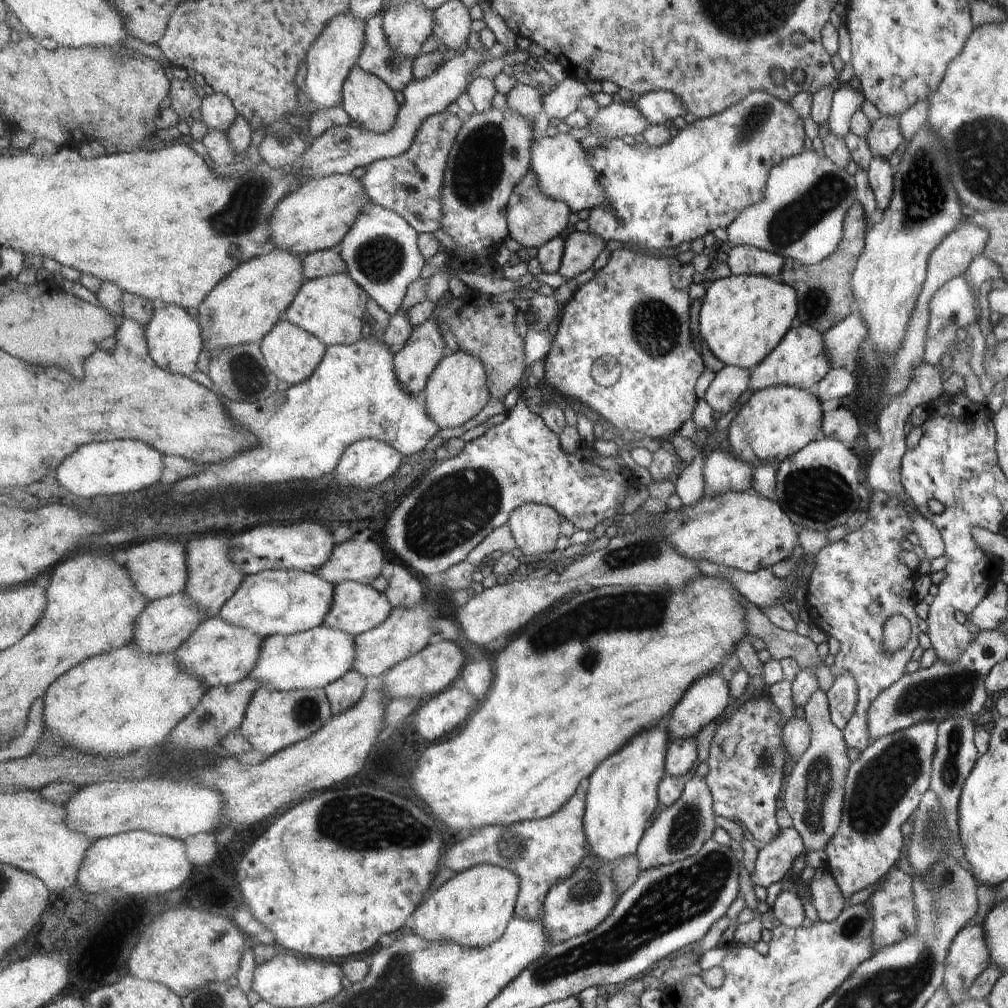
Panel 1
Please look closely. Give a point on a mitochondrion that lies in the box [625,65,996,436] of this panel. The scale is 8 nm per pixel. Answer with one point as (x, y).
(790, 223)

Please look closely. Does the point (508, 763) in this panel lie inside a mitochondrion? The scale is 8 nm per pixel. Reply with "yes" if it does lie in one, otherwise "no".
no

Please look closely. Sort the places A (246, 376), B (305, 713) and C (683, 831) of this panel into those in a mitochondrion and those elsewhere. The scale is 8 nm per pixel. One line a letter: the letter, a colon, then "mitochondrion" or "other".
A: mitochondrion
B: mitochondrion
C: mitochondrion

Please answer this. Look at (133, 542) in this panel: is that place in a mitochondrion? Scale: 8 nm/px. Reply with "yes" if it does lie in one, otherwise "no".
no

